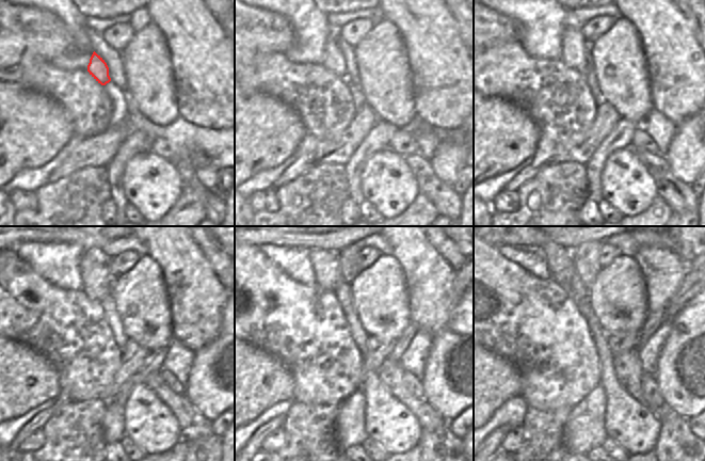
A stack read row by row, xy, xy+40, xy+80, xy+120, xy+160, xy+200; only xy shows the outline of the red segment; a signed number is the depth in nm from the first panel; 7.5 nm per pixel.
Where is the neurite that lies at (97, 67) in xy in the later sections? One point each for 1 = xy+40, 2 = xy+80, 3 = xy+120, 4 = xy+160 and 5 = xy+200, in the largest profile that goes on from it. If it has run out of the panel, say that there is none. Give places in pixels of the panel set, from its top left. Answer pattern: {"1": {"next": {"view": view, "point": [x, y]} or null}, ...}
{"1": {"next": {"view": "xy+40", "point": [334, 60]}}, "2": {"next": {"view": "xy+80", "point": [574, 45]}}, "3": {"next": {"view": "xy+120", "point": [97, 282]}}, "4": {"next": {"view": "xy+160", "point": [325, 264]}}, "5": {"next": {"view": "xy+200", "point": [560, 261]}}}

